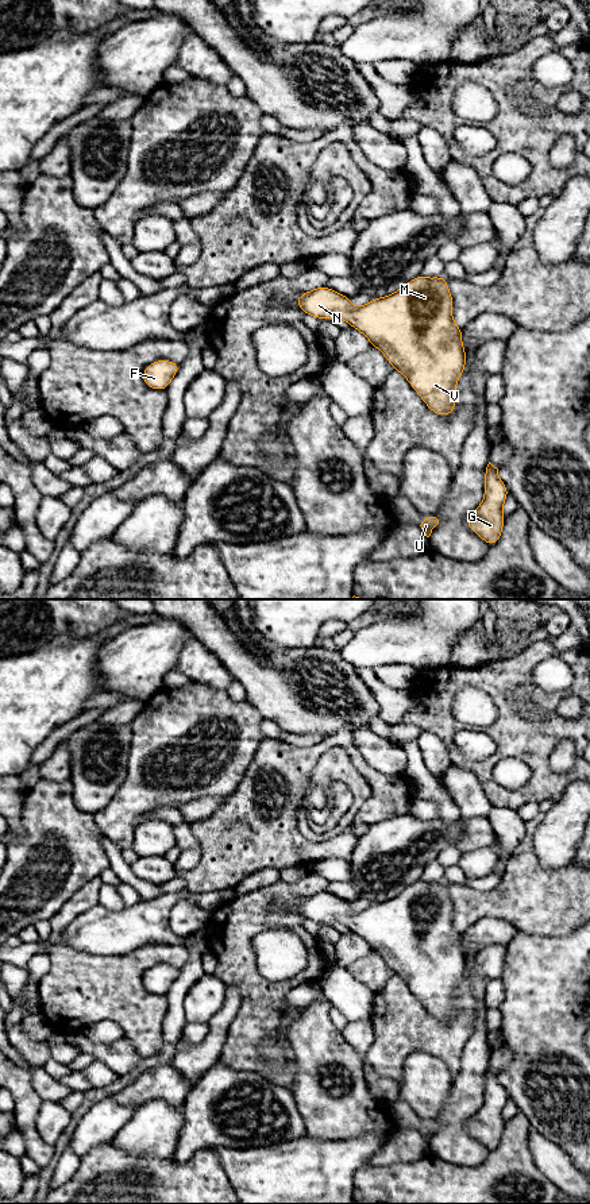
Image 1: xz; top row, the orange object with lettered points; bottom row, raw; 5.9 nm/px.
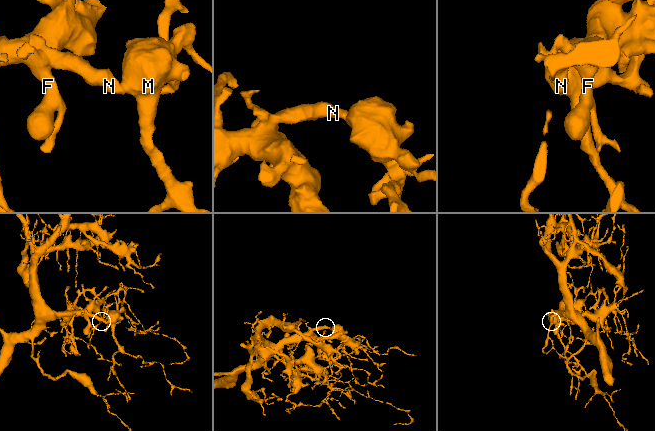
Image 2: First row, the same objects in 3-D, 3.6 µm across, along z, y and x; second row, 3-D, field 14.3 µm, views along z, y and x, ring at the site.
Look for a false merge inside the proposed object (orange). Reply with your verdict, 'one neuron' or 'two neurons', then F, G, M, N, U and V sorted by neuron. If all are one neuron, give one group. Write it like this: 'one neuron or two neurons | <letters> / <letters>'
one neuron | F G M N U V

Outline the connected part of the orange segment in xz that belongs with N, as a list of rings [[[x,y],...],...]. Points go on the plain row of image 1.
[[[421,879],[400,895],[359,912],[327,891],[297,902],[297,911],[305,919],[343,923],[362,937],[440,1020],[450,1020],[456,1012],[456,987],[467,965],[463,933],[452,925],[452,910],[447,884]]]

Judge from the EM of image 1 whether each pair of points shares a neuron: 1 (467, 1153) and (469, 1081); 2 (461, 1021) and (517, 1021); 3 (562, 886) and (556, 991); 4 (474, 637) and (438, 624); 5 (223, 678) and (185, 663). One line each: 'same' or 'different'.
1: same
2: different
3: different
4: different
5: same

